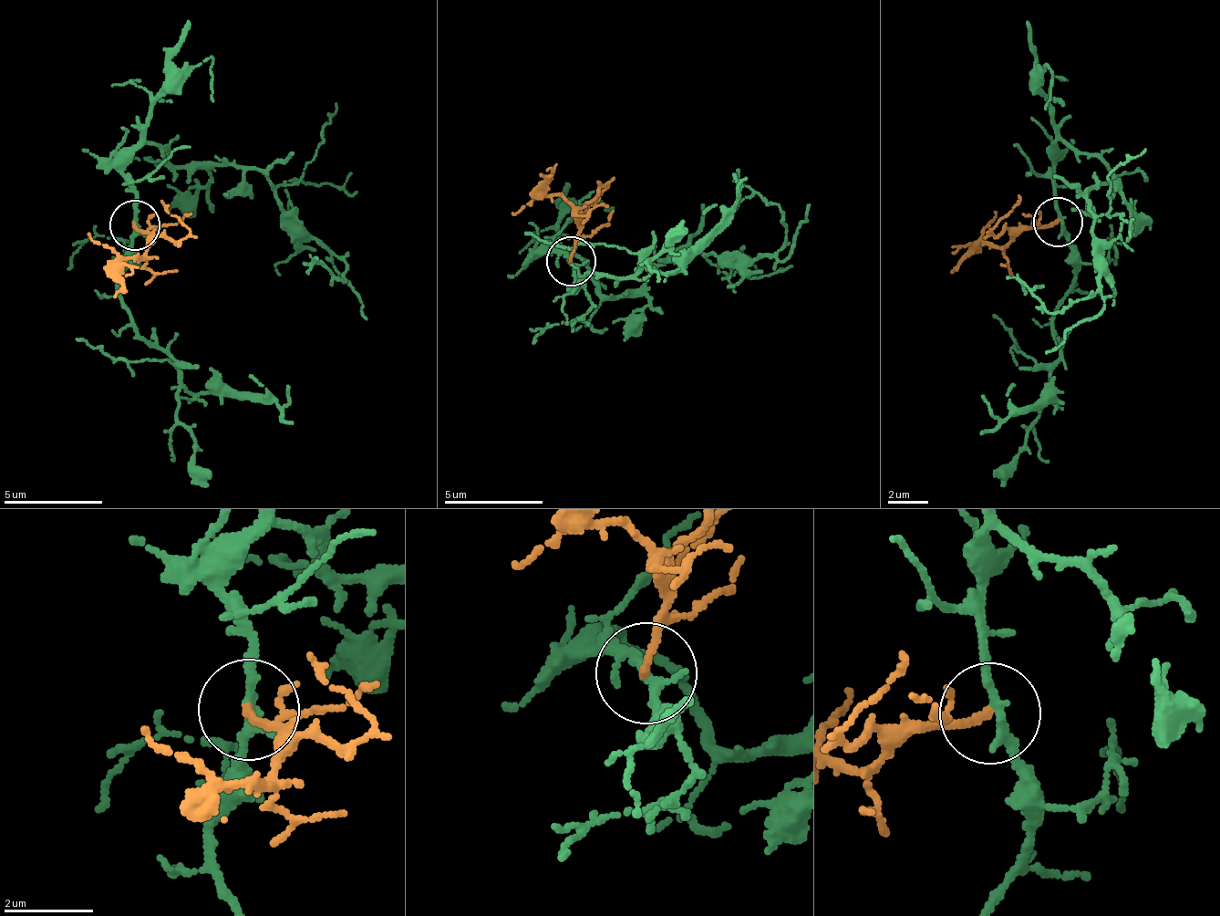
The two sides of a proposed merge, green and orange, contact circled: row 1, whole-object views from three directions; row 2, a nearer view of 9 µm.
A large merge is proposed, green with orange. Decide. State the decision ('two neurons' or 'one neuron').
one neuron

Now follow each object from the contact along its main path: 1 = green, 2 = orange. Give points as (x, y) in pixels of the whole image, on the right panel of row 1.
1: (1056, 218), (1054, 158), (1063, 140), (1121, 184), (1086, 195), (1104, 273), (1085, 297), (1049, 312), (1007, 277)
2: (1056, 223), (1019, 231), (997, 244), (983, 241), (949, 273)

